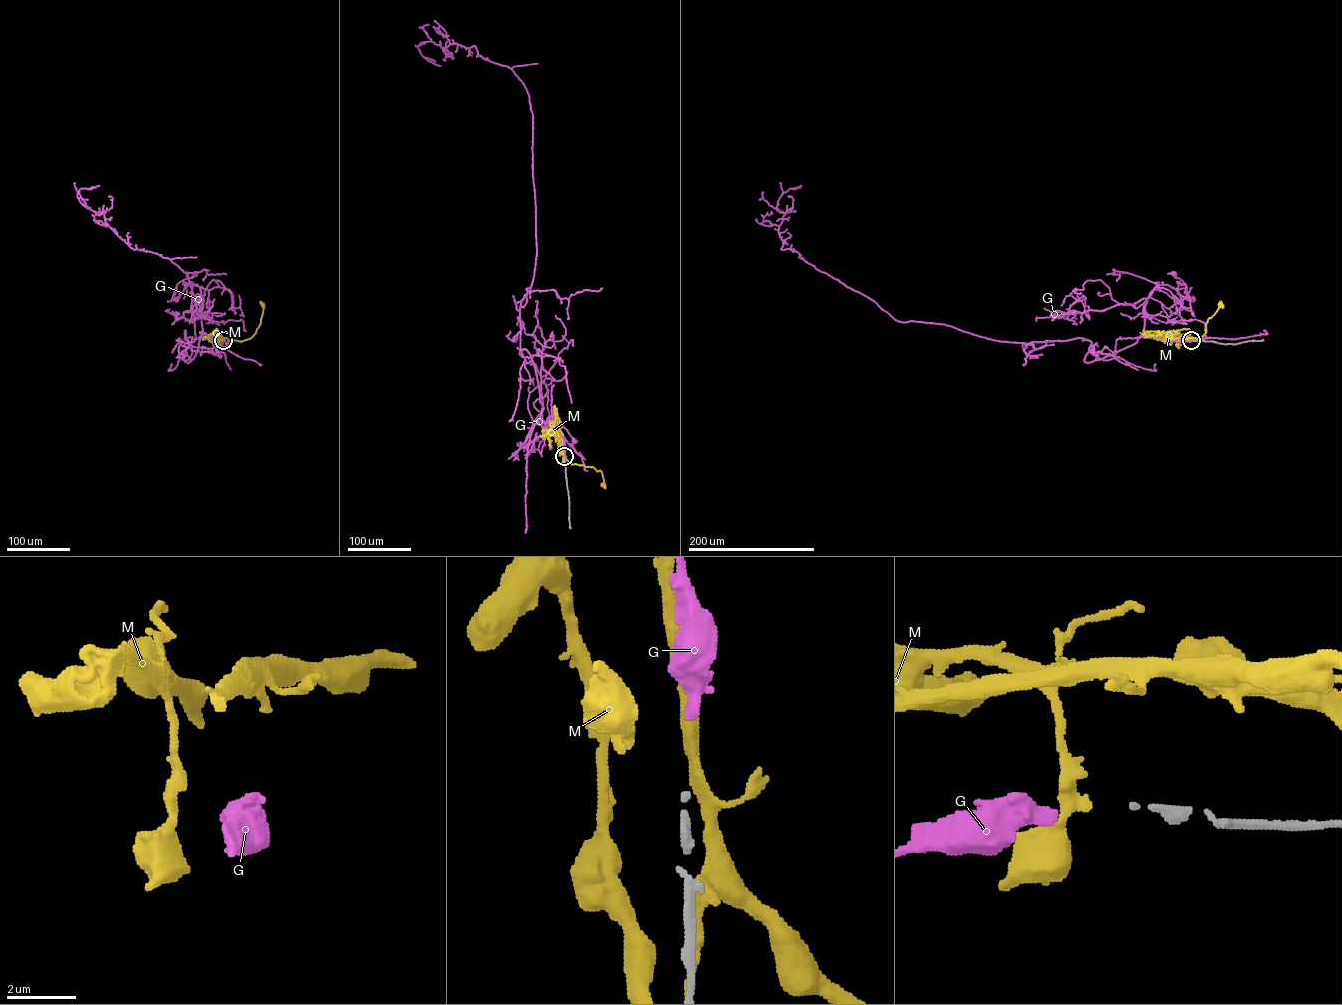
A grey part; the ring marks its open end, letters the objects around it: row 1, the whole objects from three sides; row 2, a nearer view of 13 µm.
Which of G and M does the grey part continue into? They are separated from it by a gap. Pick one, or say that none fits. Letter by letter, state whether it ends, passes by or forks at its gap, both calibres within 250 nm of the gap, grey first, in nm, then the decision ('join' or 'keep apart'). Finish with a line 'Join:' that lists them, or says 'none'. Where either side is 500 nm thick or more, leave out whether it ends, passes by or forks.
G: it passes by | 160/280 nm | join
M: it passes by | 160/280 nm | keep apart
Join: G

